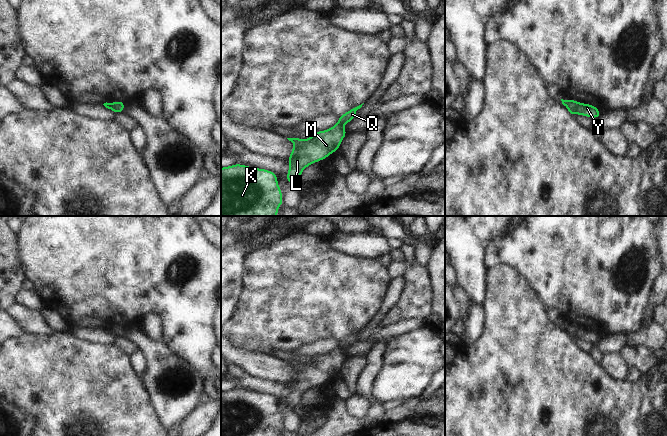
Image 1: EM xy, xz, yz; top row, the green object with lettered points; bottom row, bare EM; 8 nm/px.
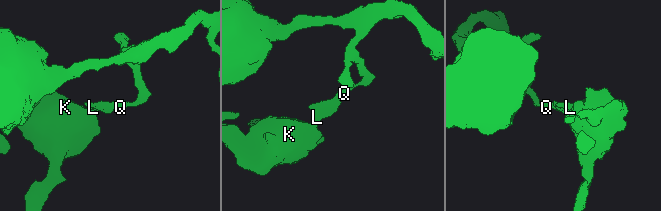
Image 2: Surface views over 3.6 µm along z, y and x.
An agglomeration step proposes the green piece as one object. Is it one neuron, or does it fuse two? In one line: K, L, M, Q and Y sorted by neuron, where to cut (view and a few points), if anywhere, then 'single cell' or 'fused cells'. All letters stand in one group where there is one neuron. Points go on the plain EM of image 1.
K L M Y / Q | yz (579, 327), (576, 336) | fused cells

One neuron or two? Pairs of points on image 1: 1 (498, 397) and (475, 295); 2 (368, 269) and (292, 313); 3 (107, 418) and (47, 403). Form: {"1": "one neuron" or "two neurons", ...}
{"1": "two neurons", "2": "one neuron", "3": "one neuron"}

